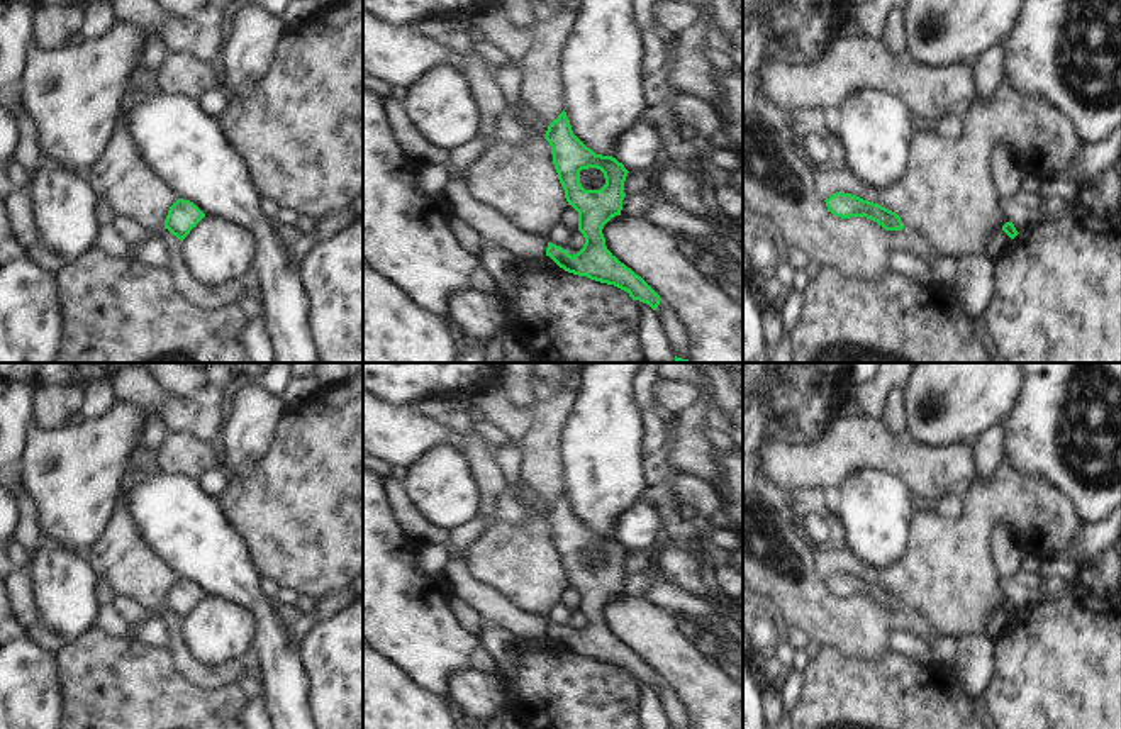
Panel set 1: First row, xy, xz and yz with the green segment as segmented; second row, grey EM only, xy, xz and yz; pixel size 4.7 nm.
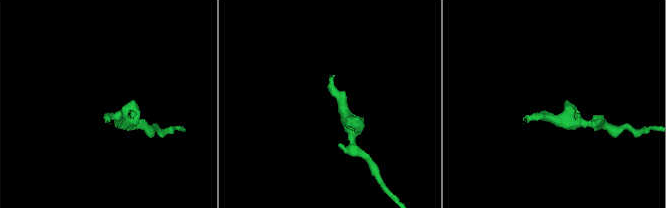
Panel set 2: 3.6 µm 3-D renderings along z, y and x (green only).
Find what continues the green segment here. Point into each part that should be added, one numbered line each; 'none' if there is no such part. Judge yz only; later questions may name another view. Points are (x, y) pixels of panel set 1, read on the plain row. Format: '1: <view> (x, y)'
none

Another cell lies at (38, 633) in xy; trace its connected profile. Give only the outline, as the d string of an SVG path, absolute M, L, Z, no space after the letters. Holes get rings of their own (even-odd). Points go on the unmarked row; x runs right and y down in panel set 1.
M41 624L29 627L27 634L46 649L59 654L61 649L70 646L70 641L46 631Z

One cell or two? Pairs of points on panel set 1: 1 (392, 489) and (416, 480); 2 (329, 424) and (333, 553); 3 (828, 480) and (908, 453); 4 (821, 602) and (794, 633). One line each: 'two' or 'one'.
1: two
2: one
3: one
4: two

